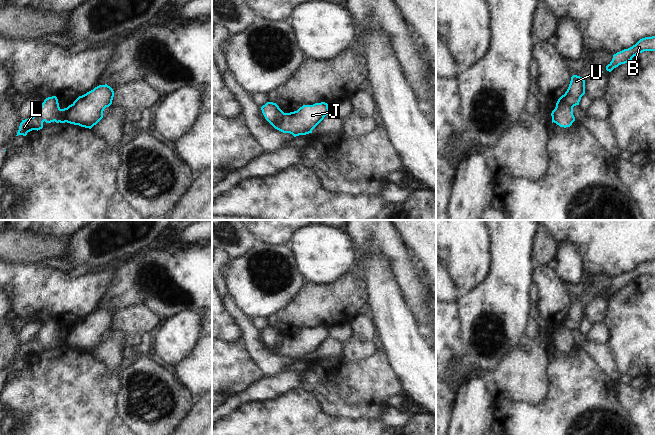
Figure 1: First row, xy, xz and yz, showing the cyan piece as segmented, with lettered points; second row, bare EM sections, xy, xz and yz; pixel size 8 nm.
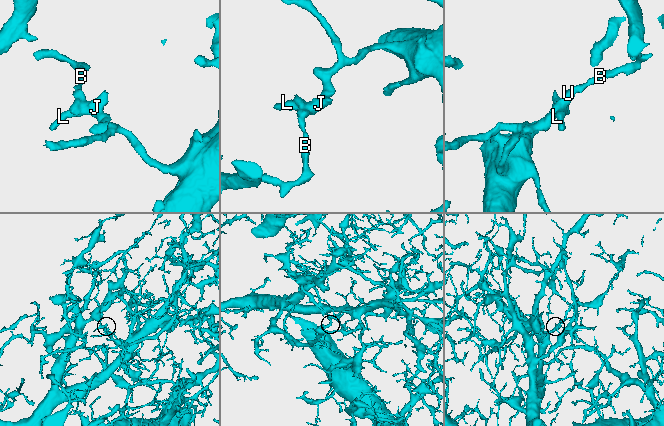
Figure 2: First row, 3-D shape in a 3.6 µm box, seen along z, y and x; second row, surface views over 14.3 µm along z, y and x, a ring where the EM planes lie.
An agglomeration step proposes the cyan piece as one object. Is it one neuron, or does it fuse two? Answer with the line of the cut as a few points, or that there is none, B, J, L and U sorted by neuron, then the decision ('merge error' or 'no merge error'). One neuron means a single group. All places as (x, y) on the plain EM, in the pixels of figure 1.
xz (284, 337), (280, 347), (277, 350), (273, 350) | B U / J L | merge error

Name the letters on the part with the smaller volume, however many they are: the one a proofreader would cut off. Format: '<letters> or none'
B, U

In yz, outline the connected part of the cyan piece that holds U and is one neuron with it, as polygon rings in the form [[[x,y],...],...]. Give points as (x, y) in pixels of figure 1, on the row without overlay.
[[[573,299],[567,315],[558,323],[556,330],[564,328],[573,333],[574,330],[579,329],[581,321],[584,318],[585,304],[580,300]]]

